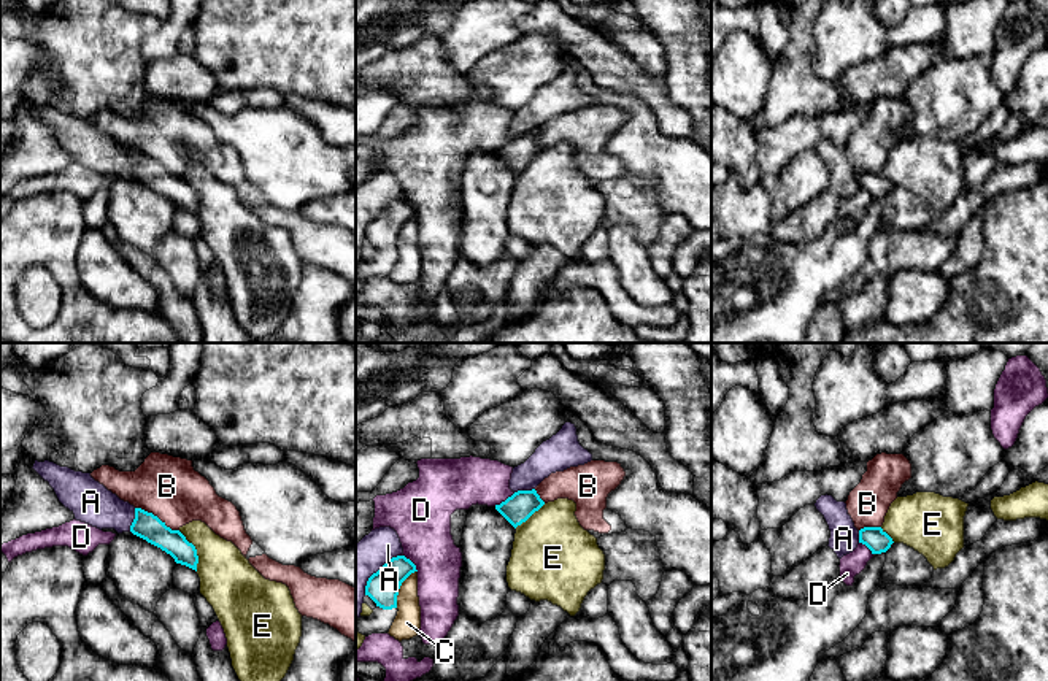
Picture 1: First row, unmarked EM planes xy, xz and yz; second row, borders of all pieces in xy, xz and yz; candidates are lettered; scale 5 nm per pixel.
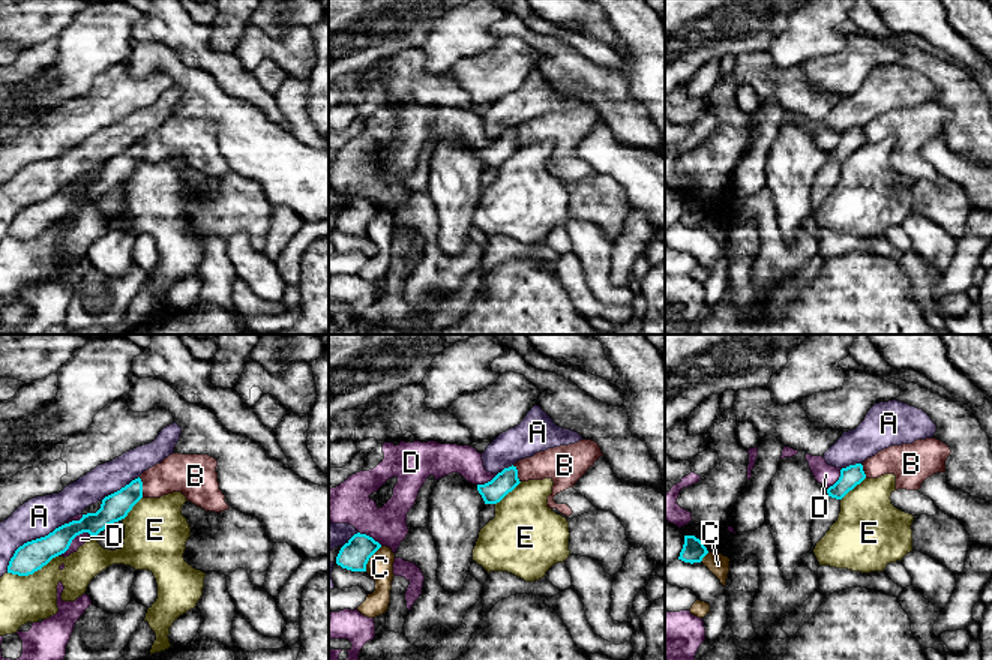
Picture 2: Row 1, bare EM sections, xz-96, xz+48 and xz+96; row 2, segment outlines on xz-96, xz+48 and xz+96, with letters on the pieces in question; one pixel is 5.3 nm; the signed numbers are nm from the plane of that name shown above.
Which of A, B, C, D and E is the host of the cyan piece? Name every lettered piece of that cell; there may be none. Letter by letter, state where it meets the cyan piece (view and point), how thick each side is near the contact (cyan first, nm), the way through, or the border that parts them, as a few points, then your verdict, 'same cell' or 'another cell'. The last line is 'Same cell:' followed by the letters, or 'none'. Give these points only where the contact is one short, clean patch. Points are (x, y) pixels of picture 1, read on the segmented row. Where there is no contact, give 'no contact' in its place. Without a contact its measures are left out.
A: contact xy (134, 519); calibres 140 and 220 nm; another cell
B: contact xy (156, 516); calibres 140 and 320 nm; another cell
C: contact xz (399, 588); calibres 160 and 140 nm; border xz (416, 570), (402, 583), (396, 607); another cell
D: contact xz (505, 500); calibres 150 and 260 nm; same cell
E: contact xy (196, 551); calibres 120 and 300 nm; another cell
Same cell: D

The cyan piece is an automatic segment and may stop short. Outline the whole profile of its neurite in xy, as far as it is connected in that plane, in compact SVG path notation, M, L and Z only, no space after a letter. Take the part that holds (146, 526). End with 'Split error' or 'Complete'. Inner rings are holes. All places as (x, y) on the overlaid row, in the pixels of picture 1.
M135 508L130 532L170 554L176 564L197 571L198 556L195 546L179 530L171 530L152 513Z. Complete

